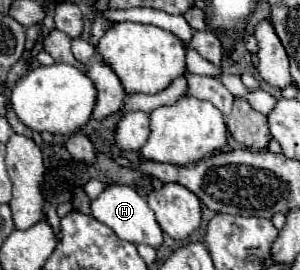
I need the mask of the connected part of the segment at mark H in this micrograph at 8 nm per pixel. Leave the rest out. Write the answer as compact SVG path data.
M106 185L104 191L90 201L90 209L92 215L102 221L104 225L108 225L120 239L130 241L130 243L146 243L152 247L158 247L162 243L162 229L152 213L152 209L148 207L146 199L142 195L138 195L132 187L126 185Z

